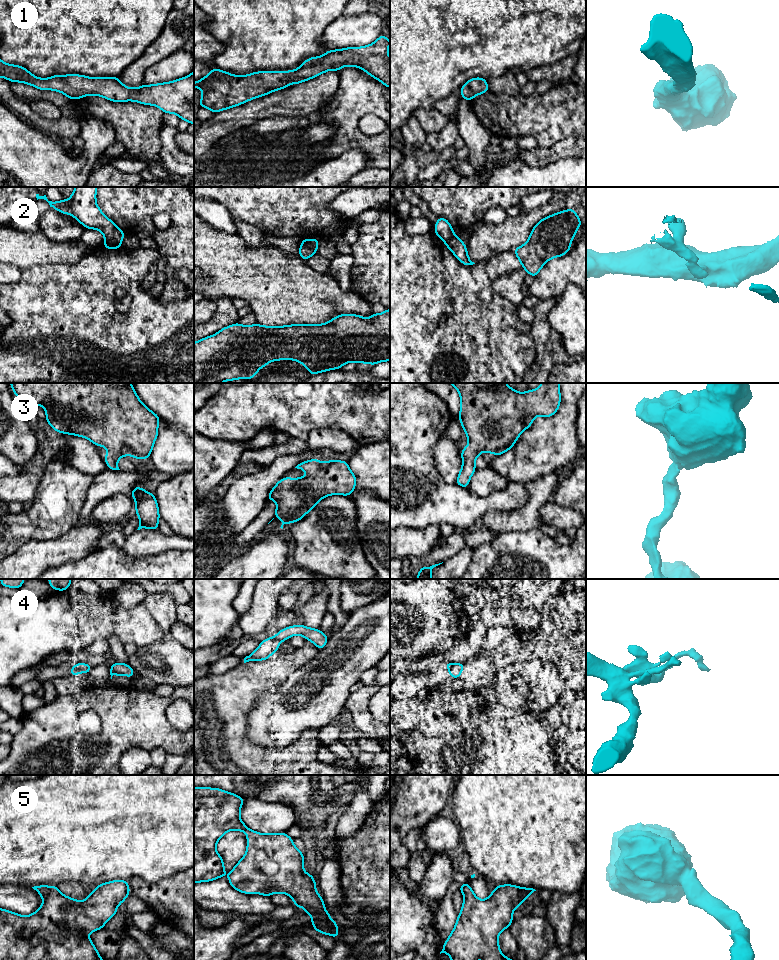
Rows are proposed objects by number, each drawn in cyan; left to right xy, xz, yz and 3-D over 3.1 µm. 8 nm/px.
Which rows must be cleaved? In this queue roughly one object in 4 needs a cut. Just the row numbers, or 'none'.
2, 4

